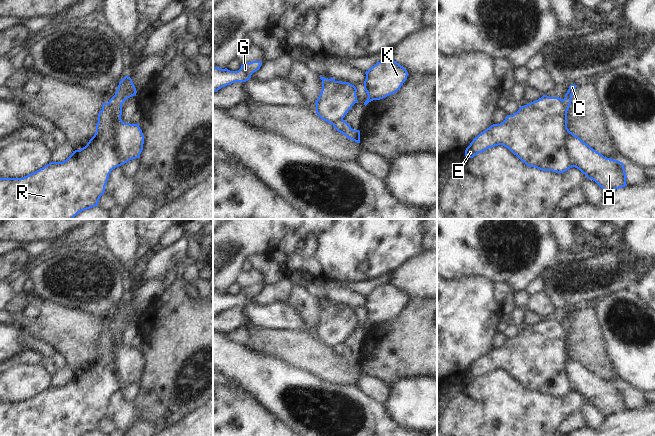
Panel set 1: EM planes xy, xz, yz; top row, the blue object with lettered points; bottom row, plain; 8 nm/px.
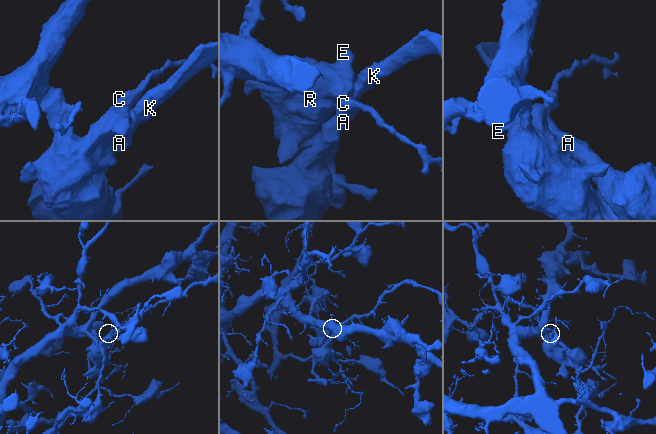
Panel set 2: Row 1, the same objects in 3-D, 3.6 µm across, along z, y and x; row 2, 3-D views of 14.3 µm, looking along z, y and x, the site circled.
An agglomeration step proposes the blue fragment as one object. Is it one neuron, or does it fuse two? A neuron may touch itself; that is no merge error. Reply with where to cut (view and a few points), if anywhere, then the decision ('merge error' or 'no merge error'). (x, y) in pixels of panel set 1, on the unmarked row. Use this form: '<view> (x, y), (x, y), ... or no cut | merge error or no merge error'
xy (108, 326), (117, 341), (114, 346), (114, 374), (120, 389) | merge error

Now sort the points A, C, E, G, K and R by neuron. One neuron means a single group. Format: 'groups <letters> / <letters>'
groups A C K / E G R

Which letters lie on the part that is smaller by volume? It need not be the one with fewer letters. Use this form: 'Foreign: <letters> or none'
Foreign: A, C, K

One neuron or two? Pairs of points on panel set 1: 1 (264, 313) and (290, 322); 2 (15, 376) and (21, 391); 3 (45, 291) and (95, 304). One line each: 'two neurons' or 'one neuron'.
1: one neuron
2: one neuron
3: one neuron

